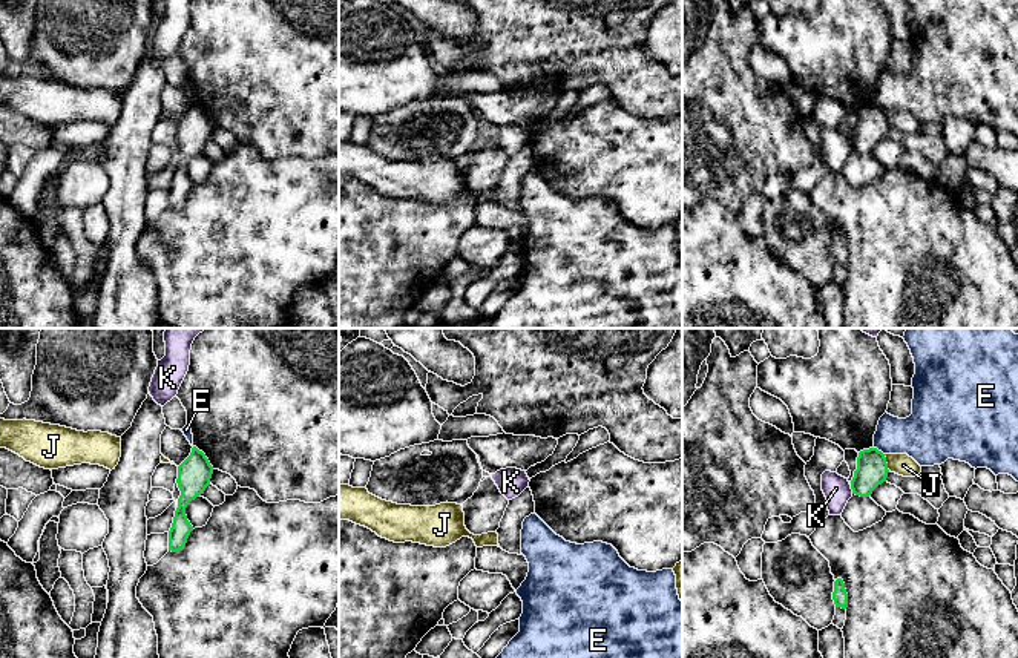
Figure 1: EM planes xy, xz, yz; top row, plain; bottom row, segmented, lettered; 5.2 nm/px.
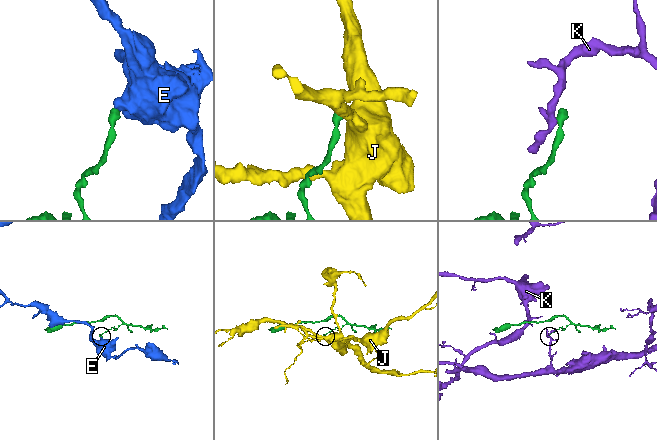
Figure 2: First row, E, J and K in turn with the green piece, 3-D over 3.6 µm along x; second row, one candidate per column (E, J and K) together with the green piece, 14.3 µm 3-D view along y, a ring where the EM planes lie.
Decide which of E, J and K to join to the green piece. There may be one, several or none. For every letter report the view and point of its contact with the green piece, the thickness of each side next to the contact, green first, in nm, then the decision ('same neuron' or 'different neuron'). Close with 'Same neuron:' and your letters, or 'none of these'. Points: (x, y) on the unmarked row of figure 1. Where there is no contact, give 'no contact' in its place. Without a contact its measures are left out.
E: meets green in yz at (877, 106); 160 nm thick on the green side, 240 nm on the other; different neuron
J: meets green in yz at (885, 118); 160 nm thick on the green side, 110 nm on the other; different neuron
K: meets green in yz at (851, 144); 160 nm thick on the green side, 140 nm on the other; different neuron
Same neuron: none of these

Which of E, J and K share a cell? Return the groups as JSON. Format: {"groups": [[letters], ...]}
{"groups": [["E"], ["J"], ["K"]]}

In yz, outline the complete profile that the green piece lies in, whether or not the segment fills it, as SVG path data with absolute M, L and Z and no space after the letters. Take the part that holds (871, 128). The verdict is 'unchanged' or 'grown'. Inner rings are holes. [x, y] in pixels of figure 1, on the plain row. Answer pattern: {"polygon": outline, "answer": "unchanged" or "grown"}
{"polygon": "M877 104L863 106L857 114L857 126L851 137L852 150L869 153L872 147L886 138L888 133L886 114Z", "answer": "unchanged"}

